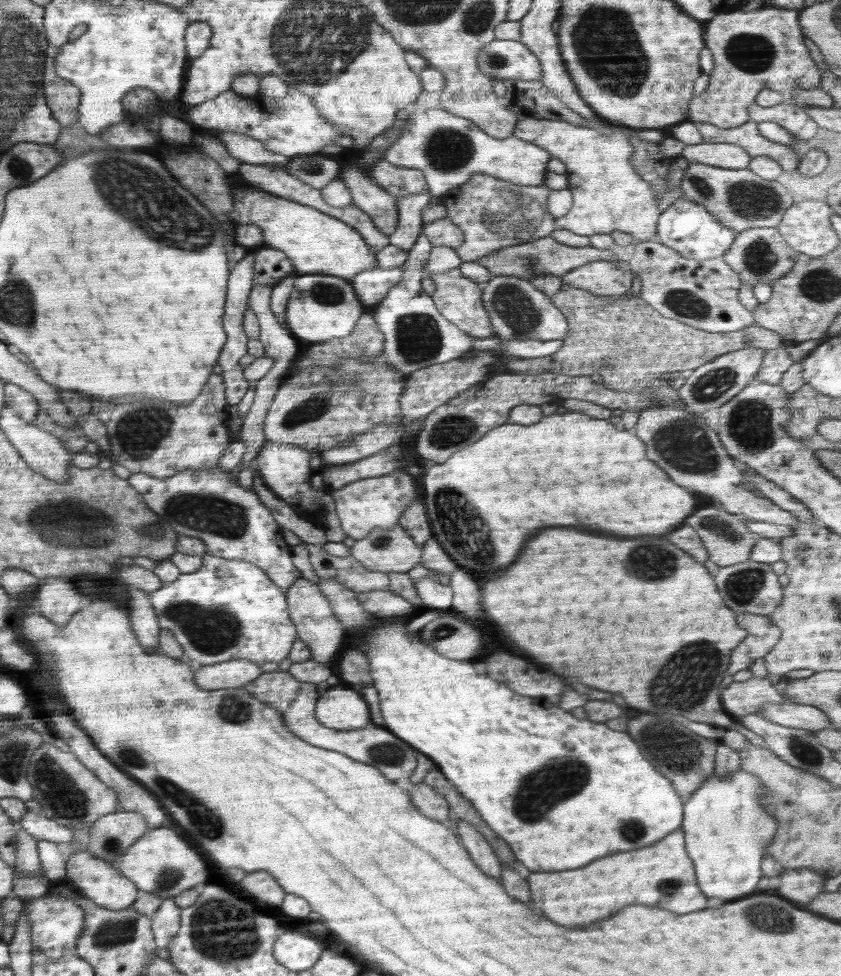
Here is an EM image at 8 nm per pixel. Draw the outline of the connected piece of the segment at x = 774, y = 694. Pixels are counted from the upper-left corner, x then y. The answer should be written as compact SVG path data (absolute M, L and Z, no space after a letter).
M750 678L746 682L732 682L722 689L721 702L727 714L736 716L760 714L766 704L782 704L787 696L778 692L766 678Z

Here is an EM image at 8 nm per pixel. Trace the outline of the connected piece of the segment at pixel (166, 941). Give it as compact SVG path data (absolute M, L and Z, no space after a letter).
M173 898L164 899L153 912L151 929L157 948L167 948L181 925L181 908Z

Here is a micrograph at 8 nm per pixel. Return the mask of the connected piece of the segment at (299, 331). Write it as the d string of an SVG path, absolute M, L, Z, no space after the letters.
M303 274L294 281L285 313L289 330L296 339L320 343L350 335L366 311L349 280L326 274Z

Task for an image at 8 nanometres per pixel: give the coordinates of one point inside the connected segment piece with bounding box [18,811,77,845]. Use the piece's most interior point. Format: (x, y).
(39, 826)

